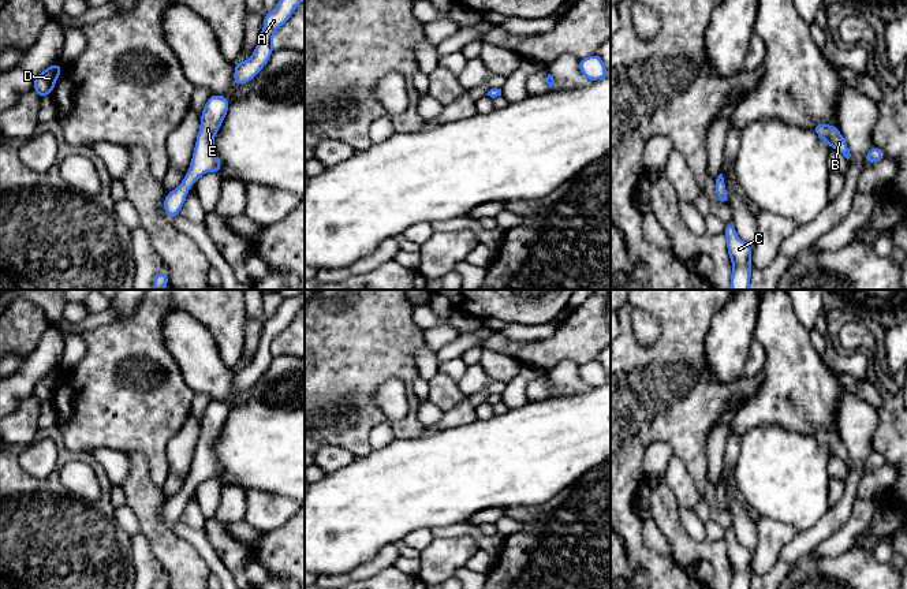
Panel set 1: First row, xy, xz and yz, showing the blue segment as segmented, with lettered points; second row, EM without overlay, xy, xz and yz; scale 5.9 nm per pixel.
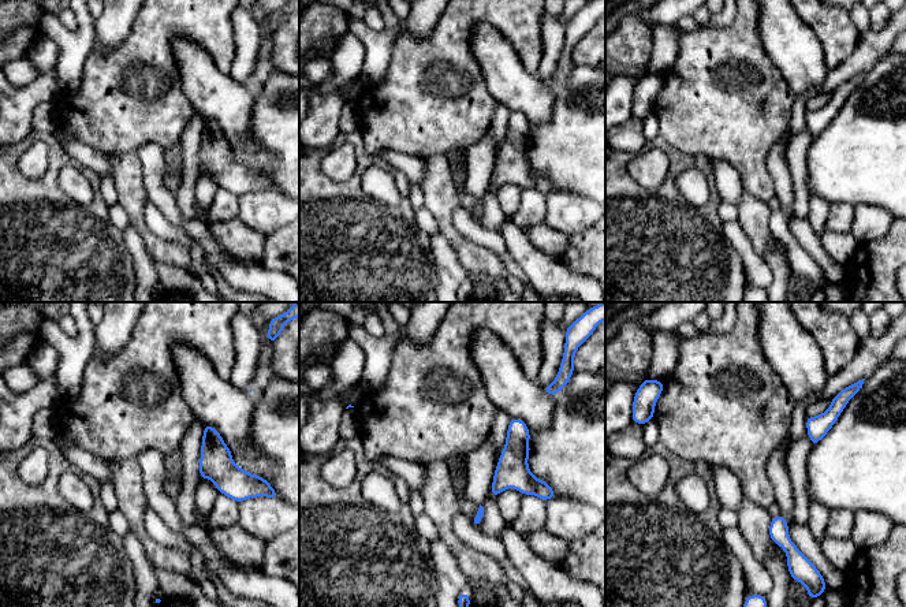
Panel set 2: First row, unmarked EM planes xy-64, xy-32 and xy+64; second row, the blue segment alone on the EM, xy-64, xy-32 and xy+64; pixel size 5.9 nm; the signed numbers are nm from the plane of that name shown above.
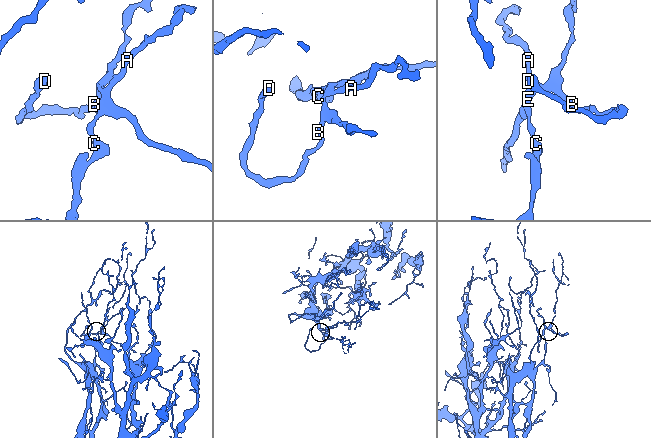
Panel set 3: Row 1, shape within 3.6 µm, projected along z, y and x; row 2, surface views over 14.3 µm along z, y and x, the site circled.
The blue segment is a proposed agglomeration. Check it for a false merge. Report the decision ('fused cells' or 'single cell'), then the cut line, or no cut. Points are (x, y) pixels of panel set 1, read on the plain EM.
single cell; no cut

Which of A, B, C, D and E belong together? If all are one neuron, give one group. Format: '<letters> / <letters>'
A B C D E

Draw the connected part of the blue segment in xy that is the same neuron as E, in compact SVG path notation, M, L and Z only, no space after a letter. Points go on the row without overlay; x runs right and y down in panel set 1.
M212 400L208 405L201 420L201 433L197 440L190 474L183 488L164 503L167 522L175 523L180 519L190 493L194 492L204 480L209 477L216 480L221 478L221 470L213 446L227 422L229 411L231 409L227 403L220 400Z

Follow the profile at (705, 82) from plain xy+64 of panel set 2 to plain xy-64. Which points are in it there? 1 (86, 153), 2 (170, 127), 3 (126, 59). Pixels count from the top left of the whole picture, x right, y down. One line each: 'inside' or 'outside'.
1: outside
2: inside
3: inside

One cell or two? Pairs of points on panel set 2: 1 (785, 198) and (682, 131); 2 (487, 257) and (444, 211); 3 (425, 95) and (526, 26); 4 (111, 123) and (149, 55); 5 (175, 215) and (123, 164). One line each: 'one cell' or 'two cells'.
1: two cells
2: one cell
3: one cell
4: one cell
5: two cells

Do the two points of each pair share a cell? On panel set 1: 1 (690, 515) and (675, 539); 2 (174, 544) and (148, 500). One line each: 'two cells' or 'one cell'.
1: two cells
2: one cell

